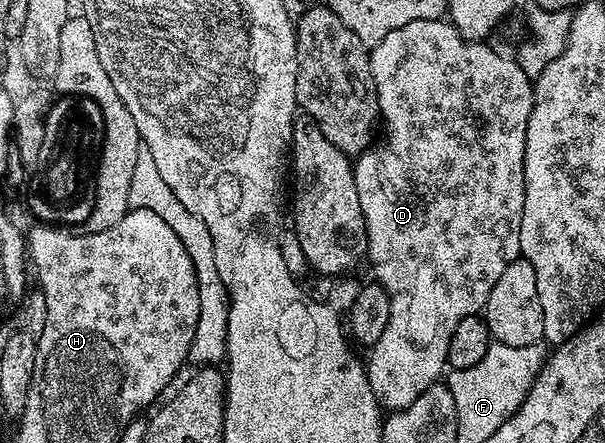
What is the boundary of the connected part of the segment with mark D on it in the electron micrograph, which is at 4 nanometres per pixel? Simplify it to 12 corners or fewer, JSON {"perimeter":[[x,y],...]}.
{"perimeter":[[448,19],[370,56],[385,410],[520,256],[534,81]]}

